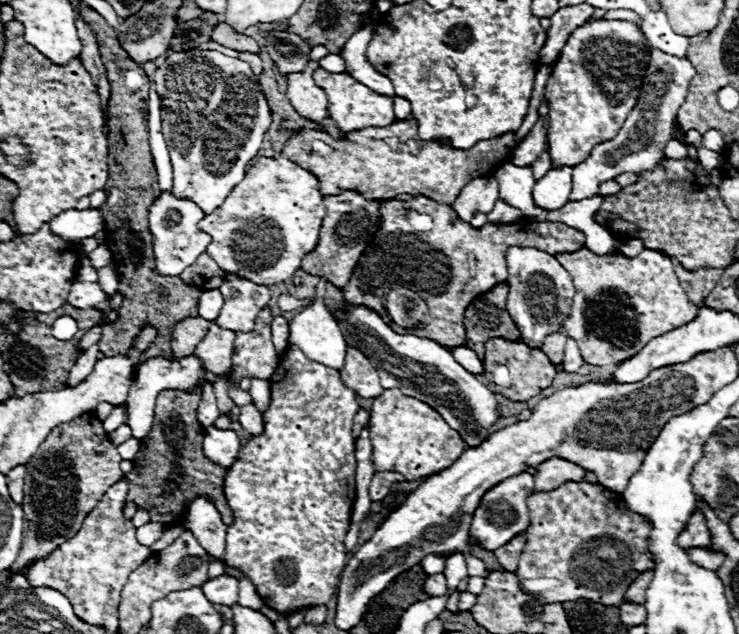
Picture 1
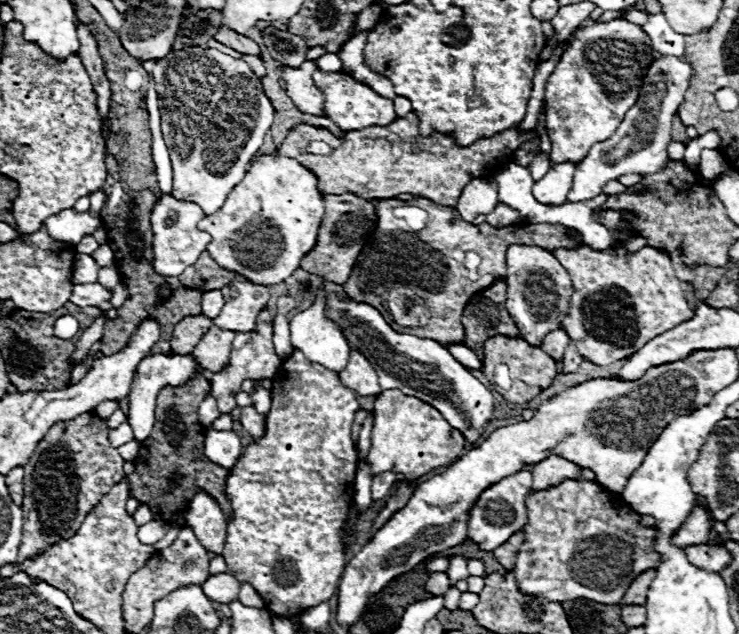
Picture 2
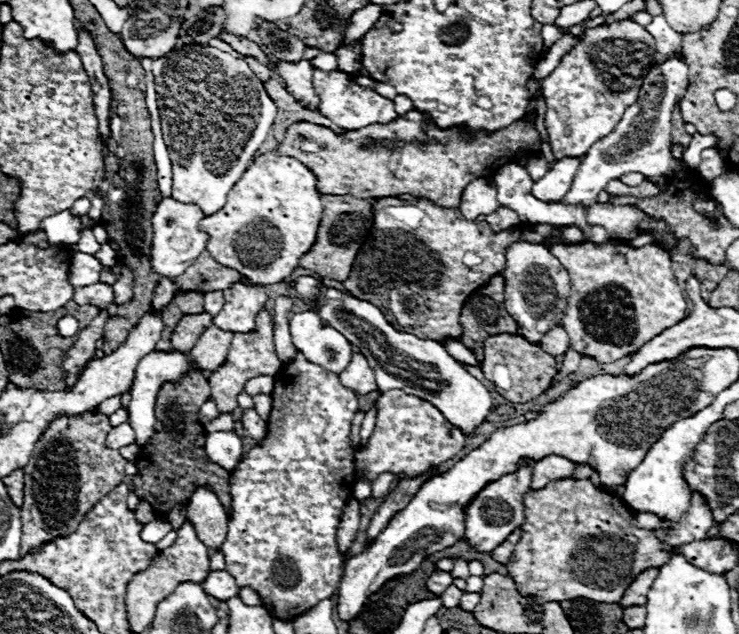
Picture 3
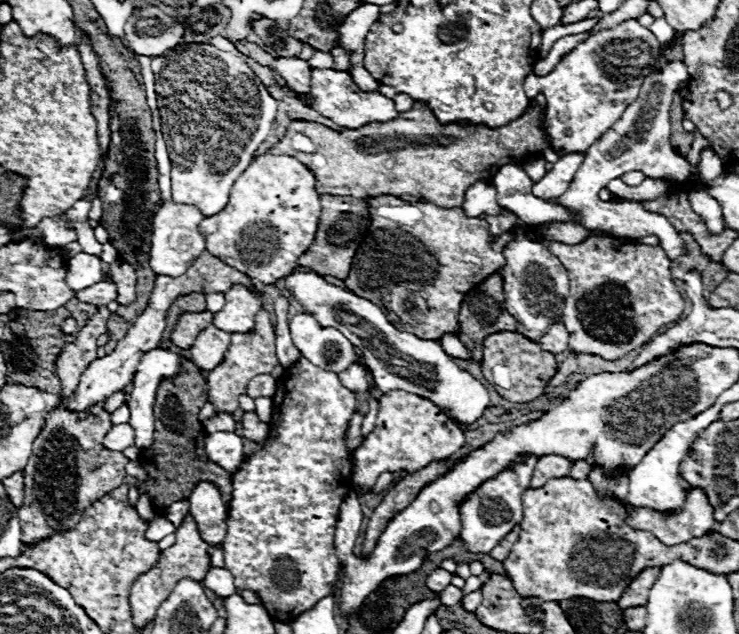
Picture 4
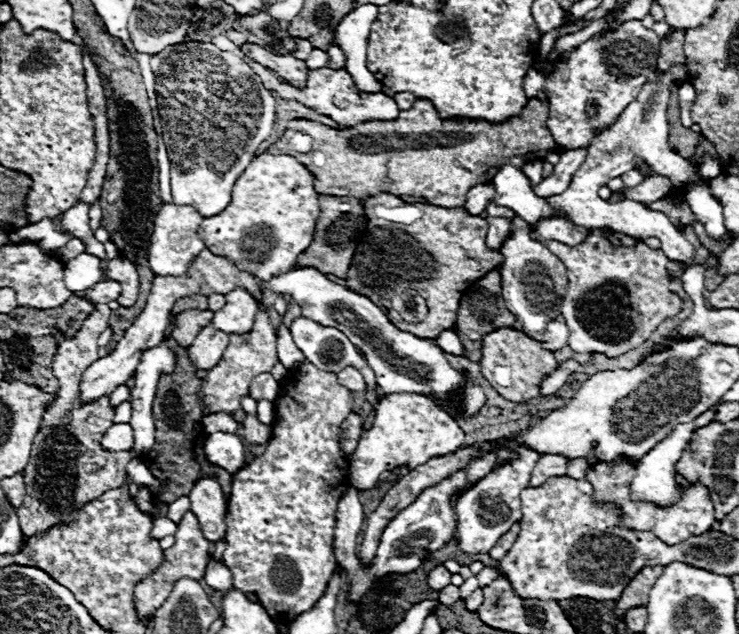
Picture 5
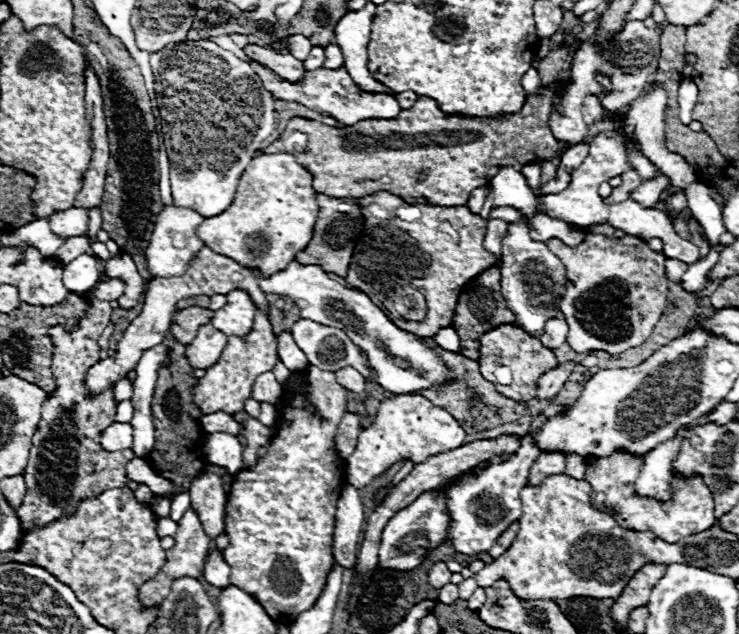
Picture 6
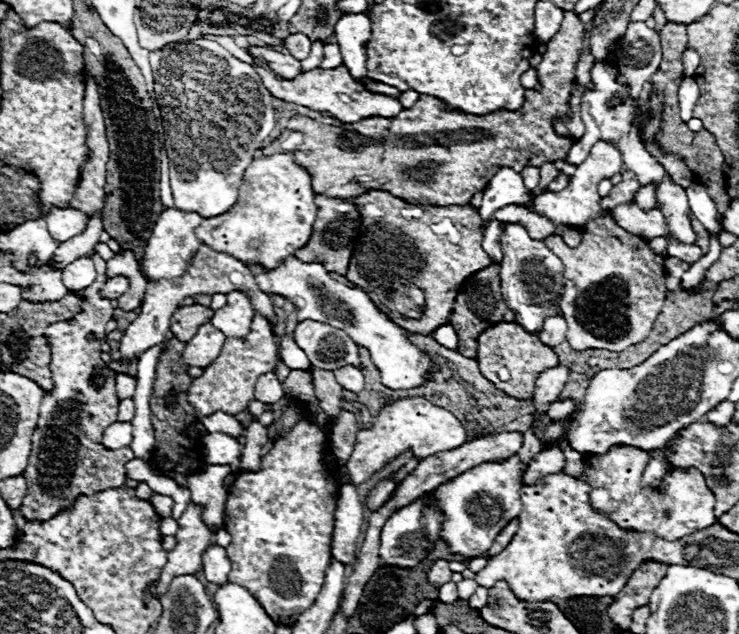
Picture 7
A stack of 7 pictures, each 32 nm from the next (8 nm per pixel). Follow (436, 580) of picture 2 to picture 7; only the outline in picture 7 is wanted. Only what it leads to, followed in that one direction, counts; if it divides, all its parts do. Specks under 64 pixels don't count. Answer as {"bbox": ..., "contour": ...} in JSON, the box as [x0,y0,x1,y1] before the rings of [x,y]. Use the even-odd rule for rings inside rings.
{"bbox":[428,560,452,588],"contour":[[[436,560],[432,564],[432,568],[428,570],[428,582],[434,586],[434,588],[440,588],[442,584],[450,582],[450,576],[452,576],[452,570],[448,566],[446,560]]]}

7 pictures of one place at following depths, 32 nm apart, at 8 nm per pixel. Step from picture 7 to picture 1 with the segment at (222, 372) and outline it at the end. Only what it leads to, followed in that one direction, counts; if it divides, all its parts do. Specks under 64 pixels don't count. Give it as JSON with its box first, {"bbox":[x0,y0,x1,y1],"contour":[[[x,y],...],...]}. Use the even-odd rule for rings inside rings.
{"bbox":[212,308,280,414],"contour":[[[264,308],[262,312],[258,312],[258,320],[256,320],[256,326],[254,326],[254,332],[236,332],[236,340],[234,340],[234,354],[232,354],[232,370],[228,376],[216,376],[216,380],[212,382],[214,386],[214,396],[218,400],[218,408],[222,414],[230,412],[236,404],[234,400],[228,396],[228,388],[234,386],[238,388],[240,380],[242,378],[270,378],[278,364],[280,364],[280,358],[274,350],[274,344],[272,344],[272,330],[270,330],[270,324],[272,324],[272,314],[270,314],[270,308]]]}

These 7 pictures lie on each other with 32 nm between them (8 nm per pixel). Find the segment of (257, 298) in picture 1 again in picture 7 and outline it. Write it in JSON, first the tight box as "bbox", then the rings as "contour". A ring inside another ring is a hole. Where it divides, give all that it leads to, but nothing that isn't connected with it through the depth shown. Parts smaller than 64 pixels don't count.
{"bbox":[210,292,254,338],"contour":[[[230,292],[226,296],[228,302],[220,310],[214,310],[210,324],[214,324],[214,328],[218,328],[226,338],[242,338],[250,332],[254,318],[250,298],[244,292]]]}

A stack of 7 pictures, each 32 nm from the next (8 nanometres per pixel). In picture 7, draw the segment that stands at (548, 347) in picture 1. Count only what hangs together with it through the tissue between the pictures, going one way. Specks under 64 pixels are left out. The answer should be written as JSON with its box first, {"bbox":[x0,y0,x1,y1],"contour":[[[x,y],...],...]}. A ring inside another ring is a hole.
{"bbox":[540,316,568,348],"contour":[[[548,316],[540,330],[540,340],[554,348],[556,344],[560,344],[566,338],[566,330],[568,330],[568,326],[562,316]]]}

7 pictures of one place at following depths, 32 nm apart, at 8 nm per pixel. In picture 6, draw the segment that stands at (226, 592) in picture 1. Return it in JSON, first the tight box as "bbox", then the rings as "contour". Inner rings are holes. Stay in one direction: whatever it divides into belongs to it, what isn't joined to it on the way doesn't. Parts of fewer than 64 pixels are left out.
{"bbox":[204,548,230,588],"contour":[[[214,548],[206,554],[204,578],[206,578],[206,582],[210,582],[212,586],[218,586],[218,588],[226,588],[226,584],[230,584],[230,566],[224,560],[222,550]]]}

